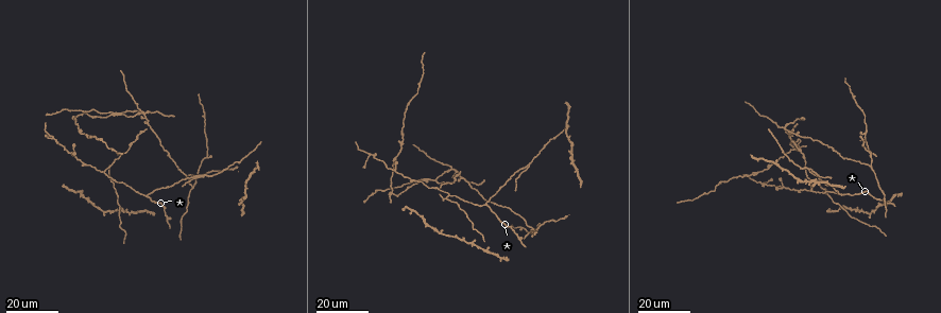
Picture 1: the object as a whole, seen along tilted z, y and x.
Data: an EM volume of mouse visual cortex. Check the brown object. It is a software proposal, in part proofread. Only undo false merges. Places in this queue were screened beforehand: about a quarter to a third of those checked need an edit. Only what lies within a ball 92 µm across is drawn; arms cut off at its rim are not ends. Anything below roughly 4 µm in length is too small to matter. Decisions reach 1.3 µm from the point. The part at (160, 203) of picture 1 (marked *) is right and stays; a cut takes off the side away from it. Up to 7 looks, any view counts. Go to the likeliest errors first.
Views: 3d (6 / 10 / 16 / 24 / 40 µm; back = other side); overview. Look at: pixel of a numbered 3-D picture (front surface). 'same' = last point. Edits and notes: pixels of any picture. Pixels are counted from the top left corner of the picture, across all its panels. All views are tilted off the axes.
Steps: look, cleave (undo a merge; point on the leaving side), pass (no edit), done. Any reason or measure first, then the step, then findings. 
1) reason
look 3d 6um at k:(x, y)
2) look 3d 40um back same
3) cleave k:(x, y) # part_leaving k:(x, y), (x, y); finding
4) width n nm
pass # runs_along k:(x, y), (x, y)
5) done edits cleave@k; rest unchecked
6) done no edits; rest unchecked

three arms meet
look 3d 24um at 1:(104, 173)

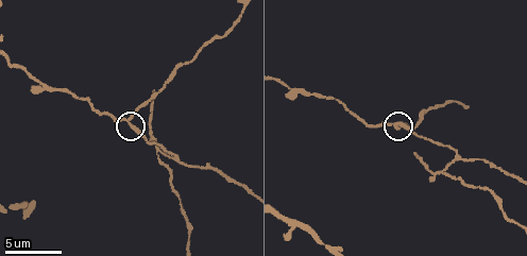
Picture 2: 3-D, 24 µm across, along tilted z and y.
look 3d 10um at 2:(127, 117)

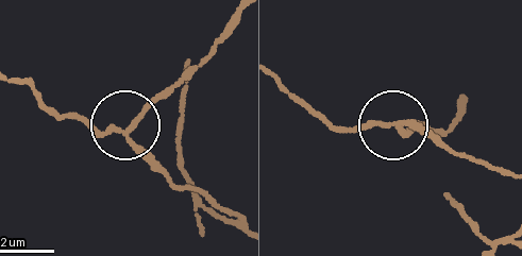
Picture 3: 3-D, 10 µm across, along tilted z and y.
cleave 3:(151, 98) # part_leaving 3:(128, 128), (203, 63), (240, 14); a second neuron is stuck on

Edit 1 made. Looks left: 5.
look overview

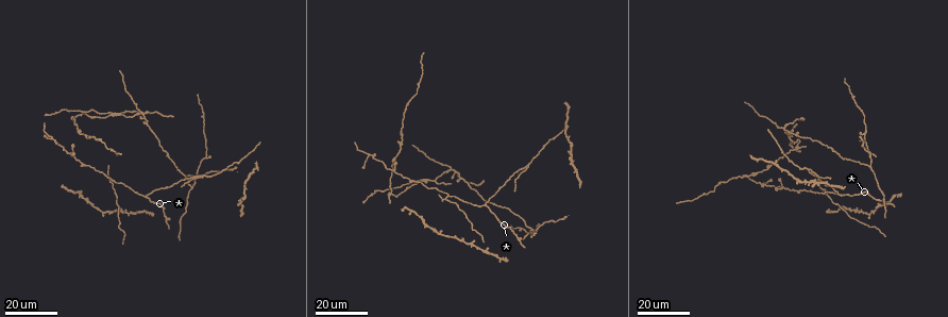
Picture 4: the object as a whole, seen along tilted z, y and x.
three arms meet
look 3d 24um at 4:(51, 138)

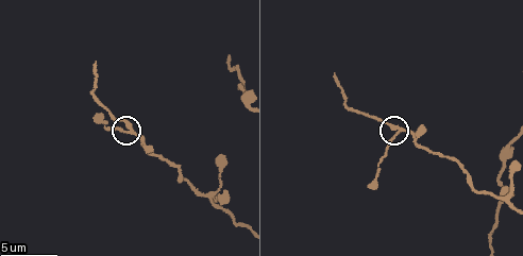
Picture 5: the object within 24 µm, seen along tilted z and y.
look 3d 6um at 5:(399, 128)

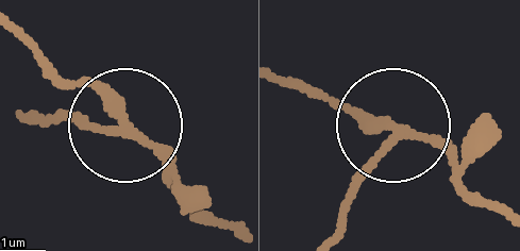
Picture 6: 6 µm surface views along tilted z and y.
pass # runs_along 6:(222, 230), (193, 220), (165, 159), (127, 128), (39, 116); continuous, no second neuron

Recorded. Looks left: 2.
three arms meet
look 3d 16um at 4:(191, 189)

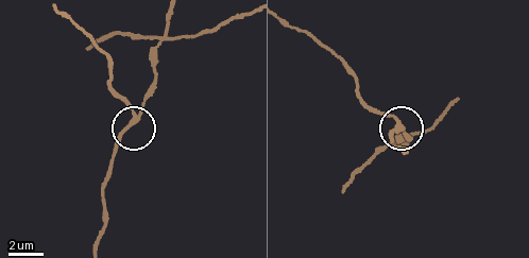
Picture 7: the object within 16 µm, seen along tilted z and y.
closer look
look 3d 6um at 7:(399, 121)

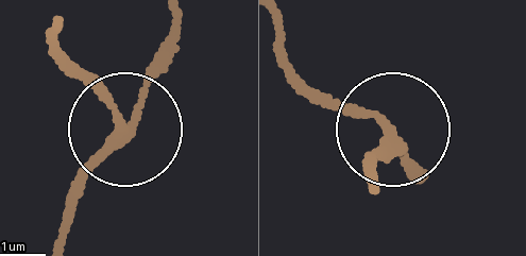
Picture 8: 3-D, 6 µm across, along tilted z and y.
arms 3
pass # continuous, no second neuron

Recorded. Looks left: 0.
done edits cleave@3; rest unchecked

